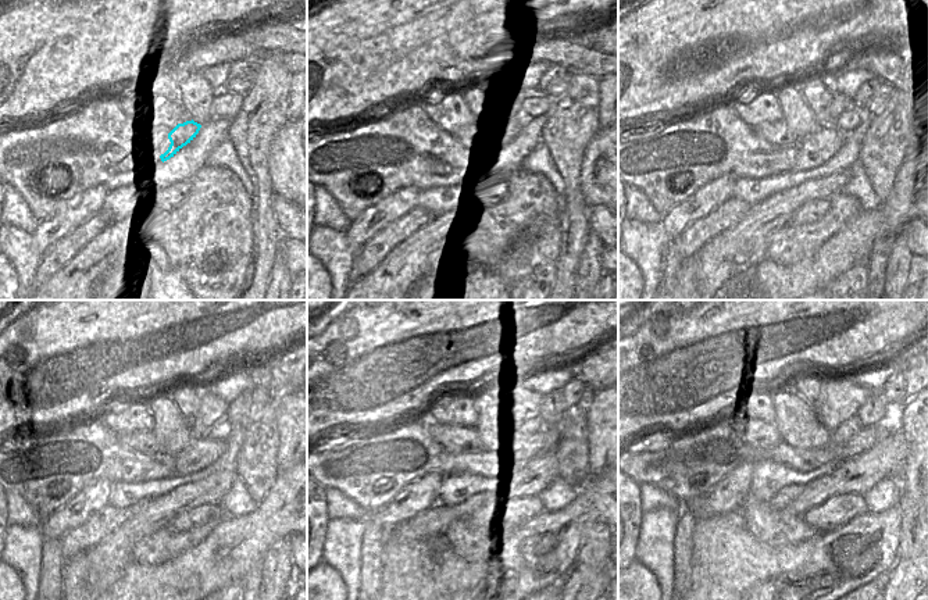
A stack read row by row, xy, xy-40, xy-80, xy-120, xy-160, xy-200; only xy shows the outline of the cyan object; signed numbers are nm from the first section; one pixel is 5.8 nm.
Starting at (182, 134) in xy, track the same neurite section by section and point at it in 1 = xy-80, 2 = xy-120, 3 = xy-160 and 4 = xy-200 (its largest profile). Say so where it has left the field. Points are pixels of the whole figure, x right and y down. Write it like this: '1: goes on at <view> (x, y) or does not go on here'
1: goes on at xy-80 (814, 150)
2: goes on at xy-120 (200, 453)
3: goes on at xy-160 (521, 450)
4: goes on at xy-200 (868, 436)

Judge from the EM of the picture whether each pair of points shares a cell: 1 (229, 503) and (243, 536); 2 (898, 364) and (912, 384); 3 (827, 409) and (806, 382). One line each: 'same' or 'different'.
1: different
2: same
3: different

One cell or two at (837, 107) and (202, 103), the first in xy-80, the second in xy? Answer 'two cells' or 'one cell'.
two cells

